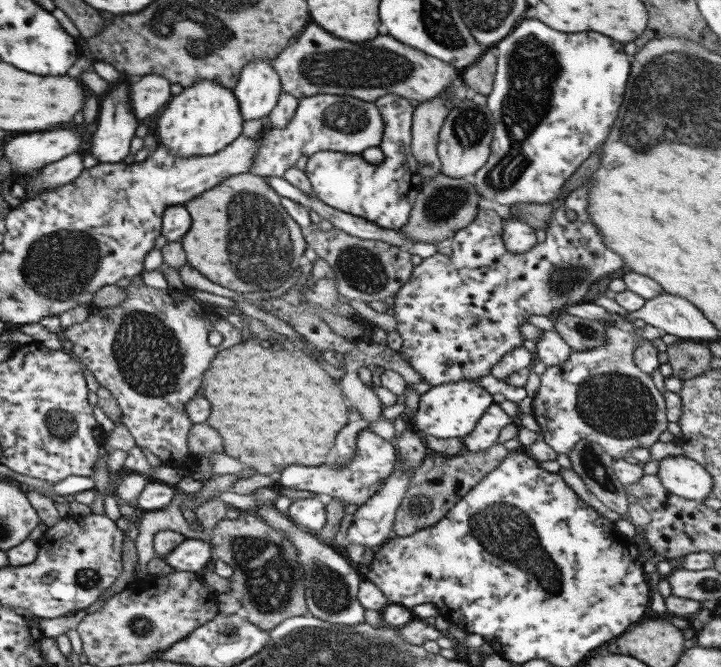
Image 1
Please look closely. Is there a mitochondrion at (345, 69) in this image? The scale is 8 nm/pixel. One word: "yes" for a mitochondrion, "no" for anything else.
yes

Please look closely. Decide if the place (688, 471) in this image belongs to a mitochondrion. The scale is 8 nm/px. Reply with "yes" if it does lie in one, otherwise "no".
no

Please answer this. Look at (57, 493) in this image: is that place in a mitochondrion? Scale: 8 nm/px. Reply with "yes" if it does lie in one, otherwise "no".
no

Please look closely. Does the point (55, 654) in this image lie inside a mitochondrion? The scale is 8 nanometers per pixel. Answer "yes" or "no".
no

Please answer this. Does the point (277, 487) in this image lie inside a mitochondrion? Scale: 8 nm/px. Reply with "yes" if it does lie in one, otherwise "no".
no

